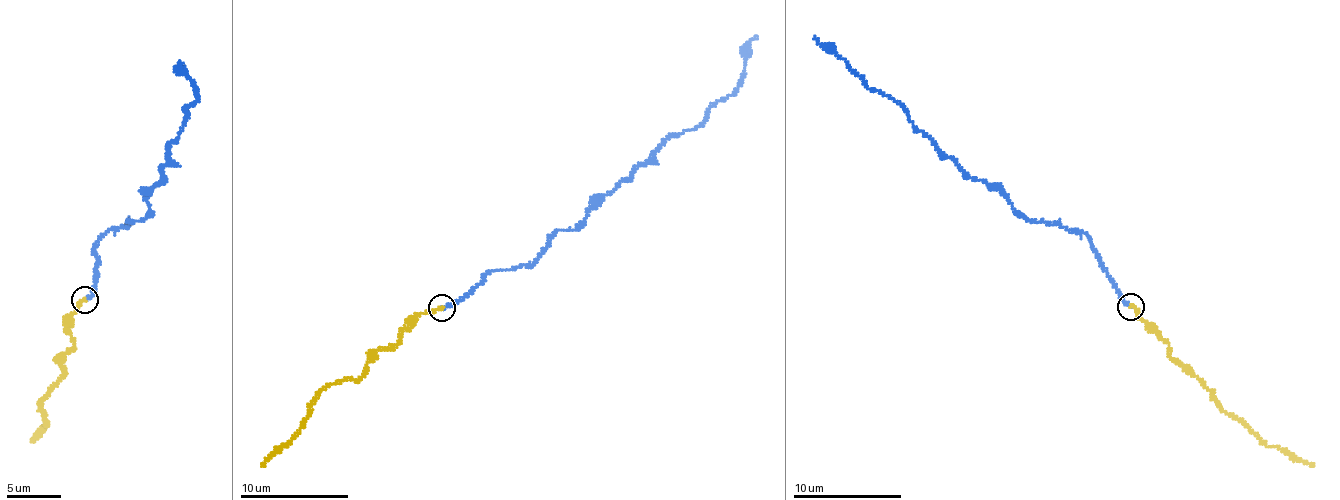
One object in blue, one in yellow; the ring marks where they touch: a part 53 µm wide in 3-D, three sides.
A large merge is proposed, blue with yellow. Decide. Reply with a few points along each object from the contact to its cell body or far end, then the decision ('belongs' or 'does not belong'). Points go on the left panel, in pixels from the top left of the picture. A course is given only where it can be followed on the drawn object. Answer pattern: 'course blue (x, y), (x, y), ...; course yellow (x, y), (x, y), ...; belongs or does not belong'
course blue (83, 301), (95, 284), (96, 244), (150, 209), (147, 200), (169, 158), (167, 148), (197, 99), (180, 60); course yellow (83, 301), (70, 317), (73, 346), (60, 357), (60, 378), (40, 403), (47, 425), (32, 441); does not belong

